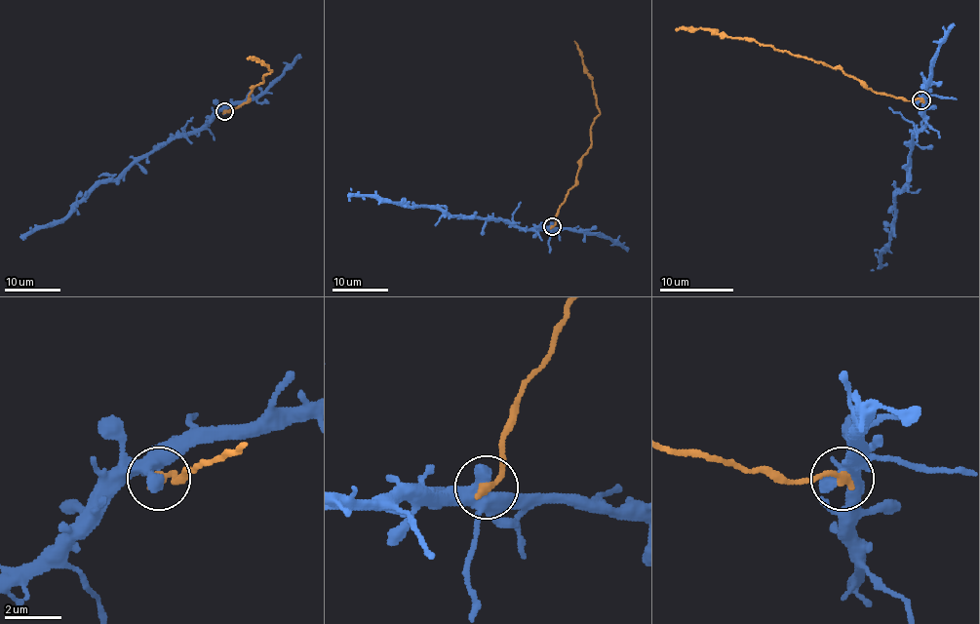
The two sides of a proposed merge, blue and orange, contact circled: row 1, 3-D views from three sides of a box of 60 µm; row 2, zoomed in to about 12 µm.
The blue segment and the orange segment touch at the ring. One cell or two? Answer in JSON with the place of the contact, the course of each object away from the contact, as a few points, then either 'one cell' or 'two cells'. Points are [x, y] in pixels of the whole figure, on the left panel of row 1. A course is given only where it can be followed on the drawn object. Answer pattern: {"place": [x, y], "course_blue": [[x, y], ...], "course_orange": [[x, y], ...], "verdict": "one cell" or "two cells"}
{"place": [224, 111], "course_blue": [[225, 112], [218, 110], [197, 130], [138, 156], [115, 179], [98, 182], [65, 215], [38, 225], [23, 239]], "course_orange": [[225, 112], [243, 104], [253, 88], [272, 70], [255, 58], [247, 59]], "verdict": "two cells"}

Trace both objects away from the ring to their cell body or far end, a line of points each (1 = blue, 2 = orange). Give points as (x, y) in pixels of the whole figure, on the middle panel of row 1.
1: (553, 226), (525, 228), (502, 220), (450, 216), (443, 210), (393, 204), (375, 195), (353, 195), (351, 188)
2: (553, 226), (558, 208), (574, 184), (580, 159), (591, 142), (590, 128), (600, 113), (591, 76), (574, 41)

